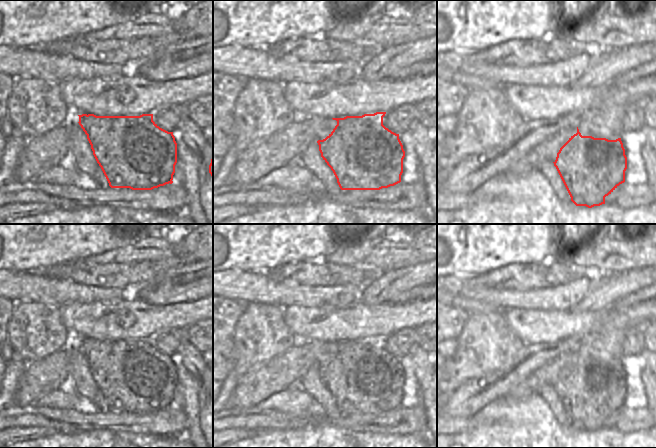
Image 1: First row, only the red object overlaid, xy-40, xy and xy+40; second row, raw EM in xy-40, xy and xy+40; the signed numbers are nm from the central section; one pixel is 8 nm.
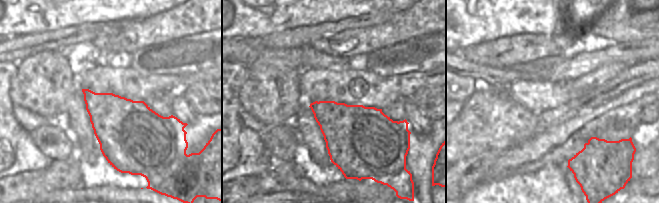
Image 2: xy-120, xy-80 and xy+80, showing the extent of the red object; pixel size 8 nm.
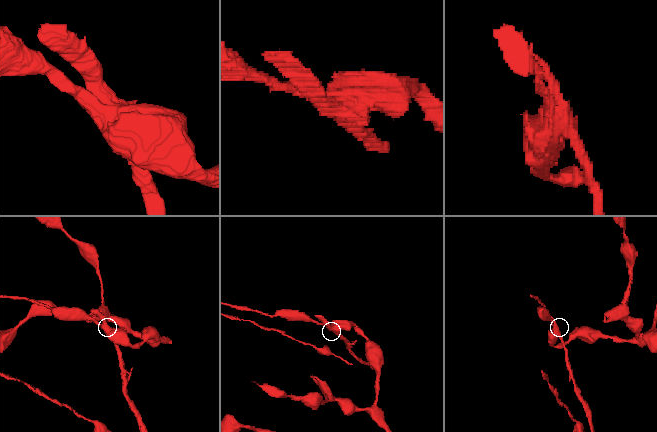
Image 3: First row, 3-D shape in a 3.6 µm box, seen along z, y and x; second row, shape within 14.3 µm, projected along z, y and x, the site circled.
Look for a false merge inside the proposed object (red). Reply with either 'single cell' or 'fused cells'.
fused cells

